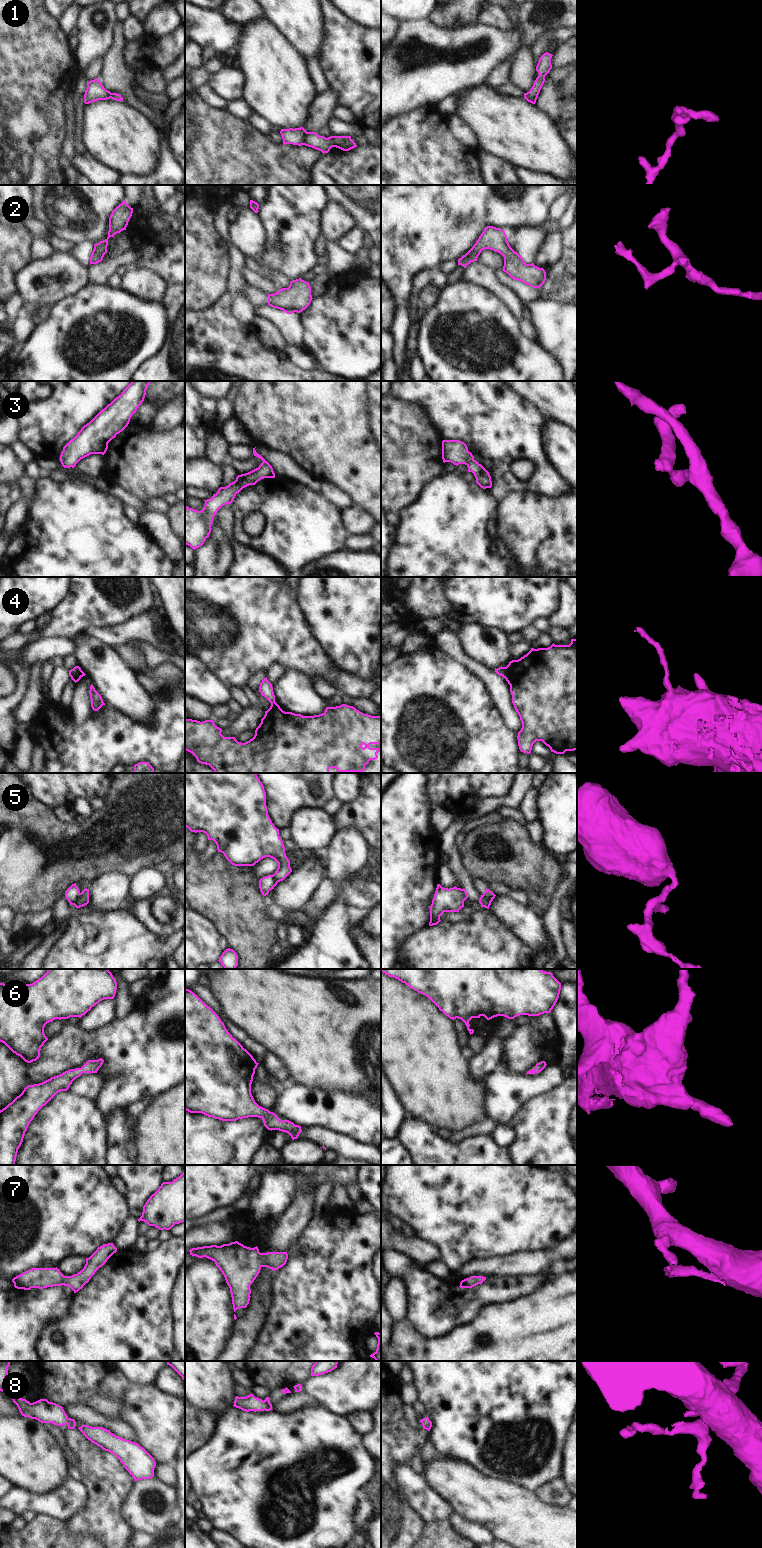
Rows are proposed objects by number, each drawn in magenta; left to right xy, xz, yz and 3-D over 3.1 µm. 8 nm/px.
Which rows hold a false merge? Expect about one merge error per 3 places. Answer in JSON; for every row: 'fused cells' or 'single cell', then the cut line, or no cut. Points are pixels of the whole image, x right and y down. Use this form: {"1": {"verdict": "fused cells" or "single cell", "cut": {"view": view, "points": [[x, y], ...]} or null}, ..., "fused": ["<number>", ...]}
{"1": {"verdict": "fused cells", "cut": {"view": "xz", "points": [[307, 132], [302, 144]]}}, "2": {"verdict": "single cell", "cut": null}, "3": {"verdict": "single cell", "cut": null}, "4": {"verdict": "fused cells", "cut": {"view": "xy", "points": [[78, 666], [78, 675], [73, 680]]}}, "5": {"verdict": "fused cells", "cut": {"view": "xy", "points": [[80, 893], [73, 904]]}}, "6": {"verdict": "single cell", "cut": null}, "7": {"verdict": "single cell", "cut": null}, "8": {"verdict": "single cell", "cut": null}, "fused": ["1", "4", "5"]}

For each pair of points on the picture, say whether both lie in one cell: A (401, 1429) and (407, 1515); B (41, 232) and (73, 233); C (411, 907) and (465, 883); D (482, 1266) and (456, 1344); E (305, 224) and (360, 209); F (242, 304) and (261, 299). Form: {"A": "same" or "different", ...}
{"A": "same", "B": "different", "C": "different", "D": "different", "E": "different", "F": "different"}

